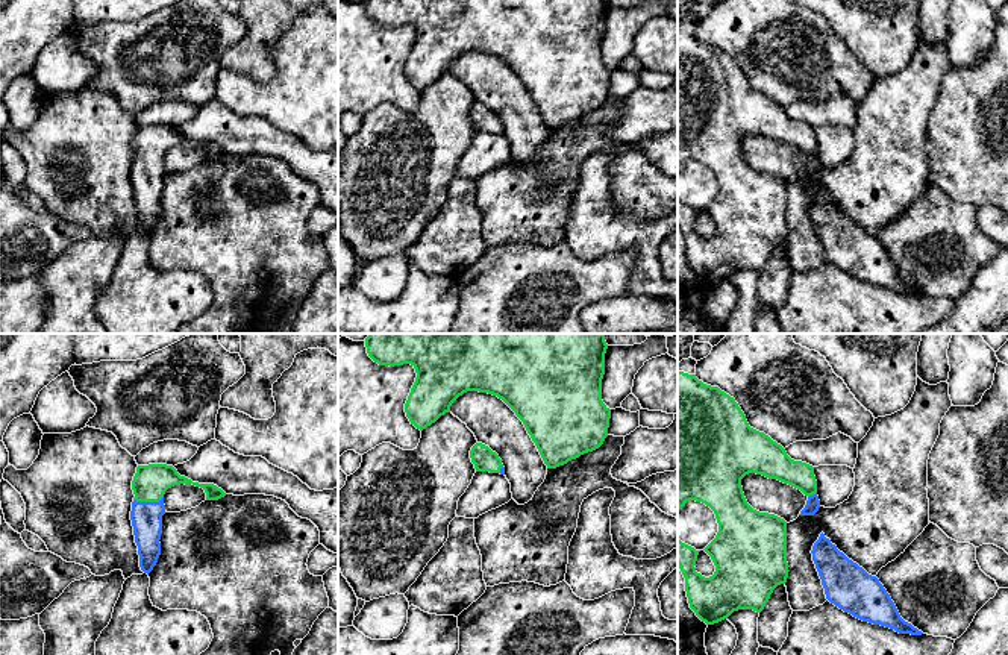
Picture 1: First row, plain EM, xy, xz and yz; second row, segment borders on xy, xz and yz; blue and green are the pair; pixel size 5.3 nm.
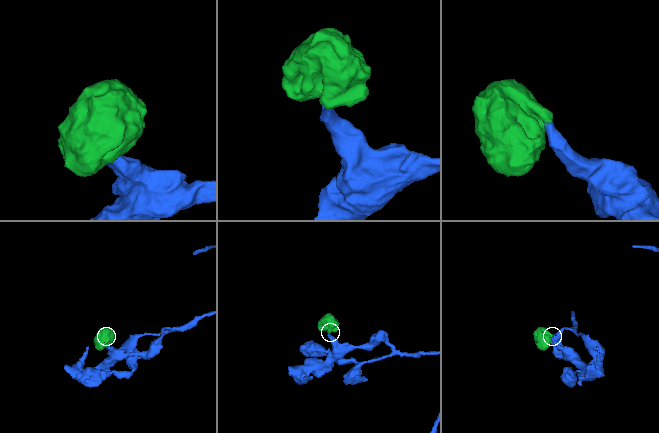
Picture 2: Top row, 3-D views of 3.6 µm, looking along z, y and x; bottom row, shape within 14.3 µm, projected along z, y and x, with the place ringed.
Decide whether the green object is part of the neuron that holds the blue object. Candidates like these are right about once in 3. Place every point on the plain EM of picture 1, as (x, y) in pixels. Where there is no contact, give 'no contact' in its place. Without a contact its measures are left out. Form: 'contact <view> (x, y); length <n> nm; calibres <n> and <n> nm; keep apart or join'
contact xy (147, 162); length 160 nm; calibres 160 and 190 nm; join

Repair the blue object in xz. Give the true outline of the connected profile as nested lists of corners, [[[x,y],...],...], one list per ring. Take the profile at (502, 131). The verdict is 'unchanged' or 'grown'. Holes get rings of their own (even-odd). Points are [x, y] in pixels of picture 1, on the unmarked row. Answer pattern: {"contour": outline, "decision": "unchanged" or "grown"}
{"contour": [[[476,103],[470,111],[471,123],[476,132],[490,132],[505,135],[502,120],[496,112],[482,103]]], "decision": "grown"}

